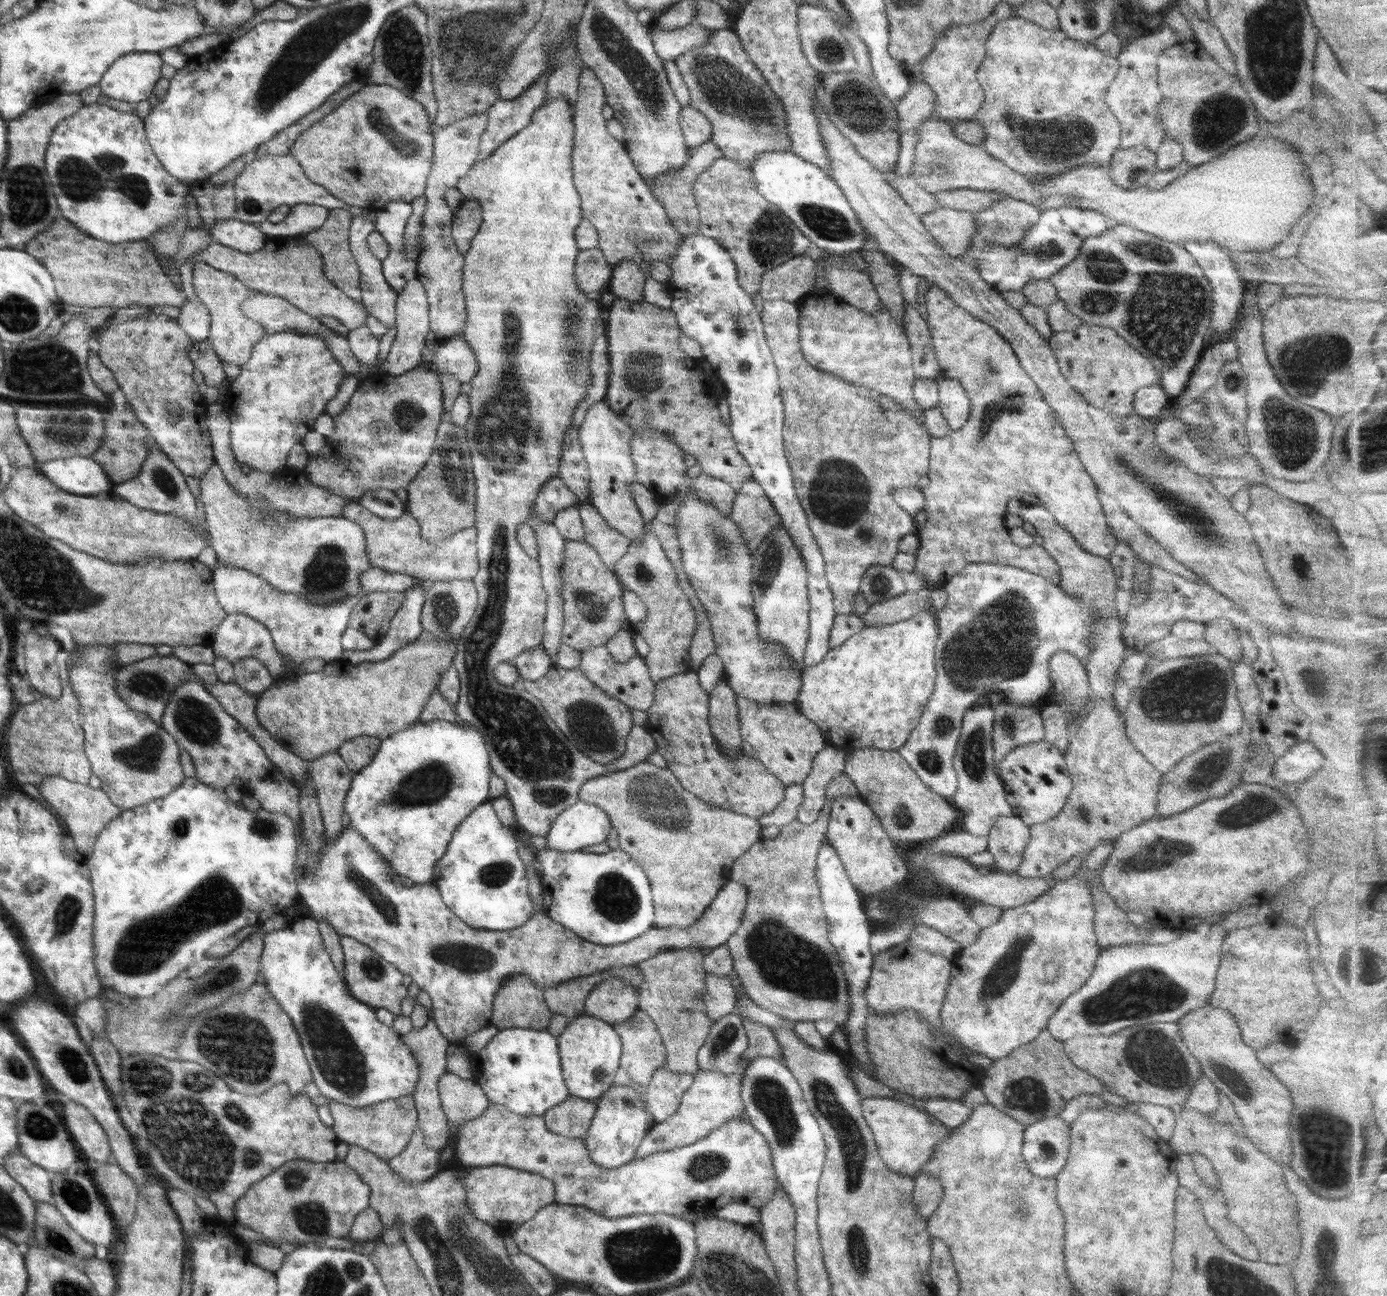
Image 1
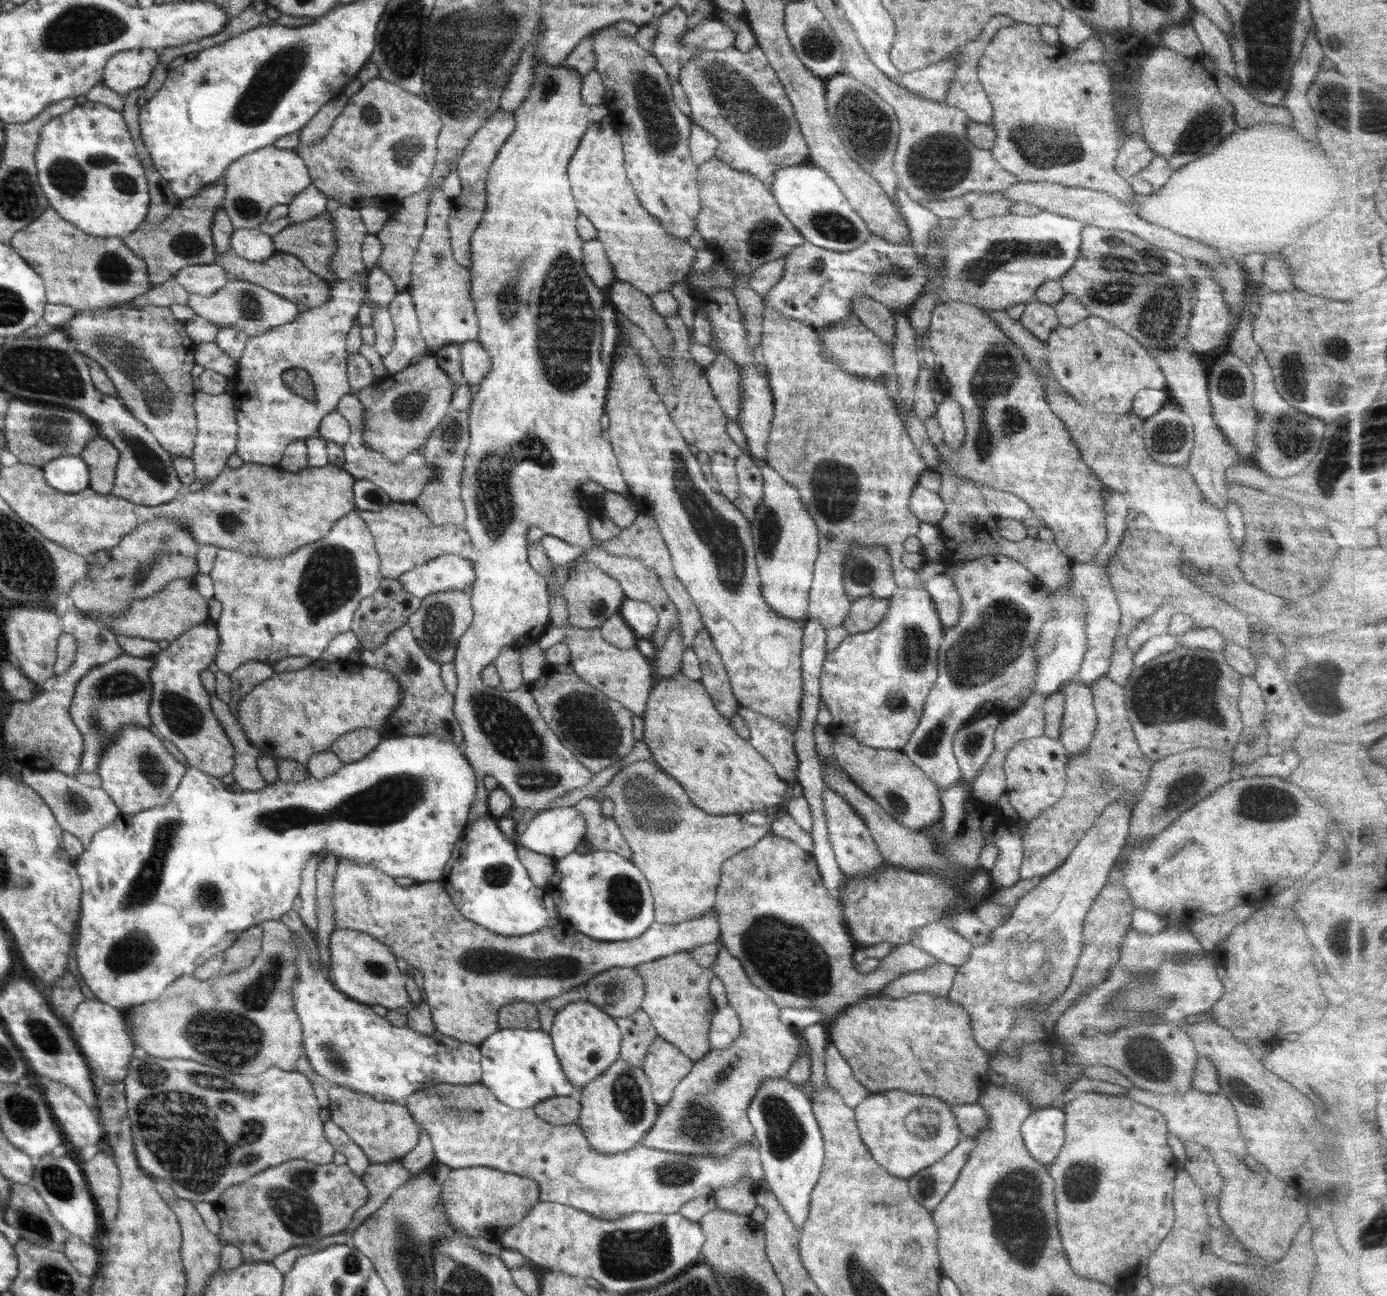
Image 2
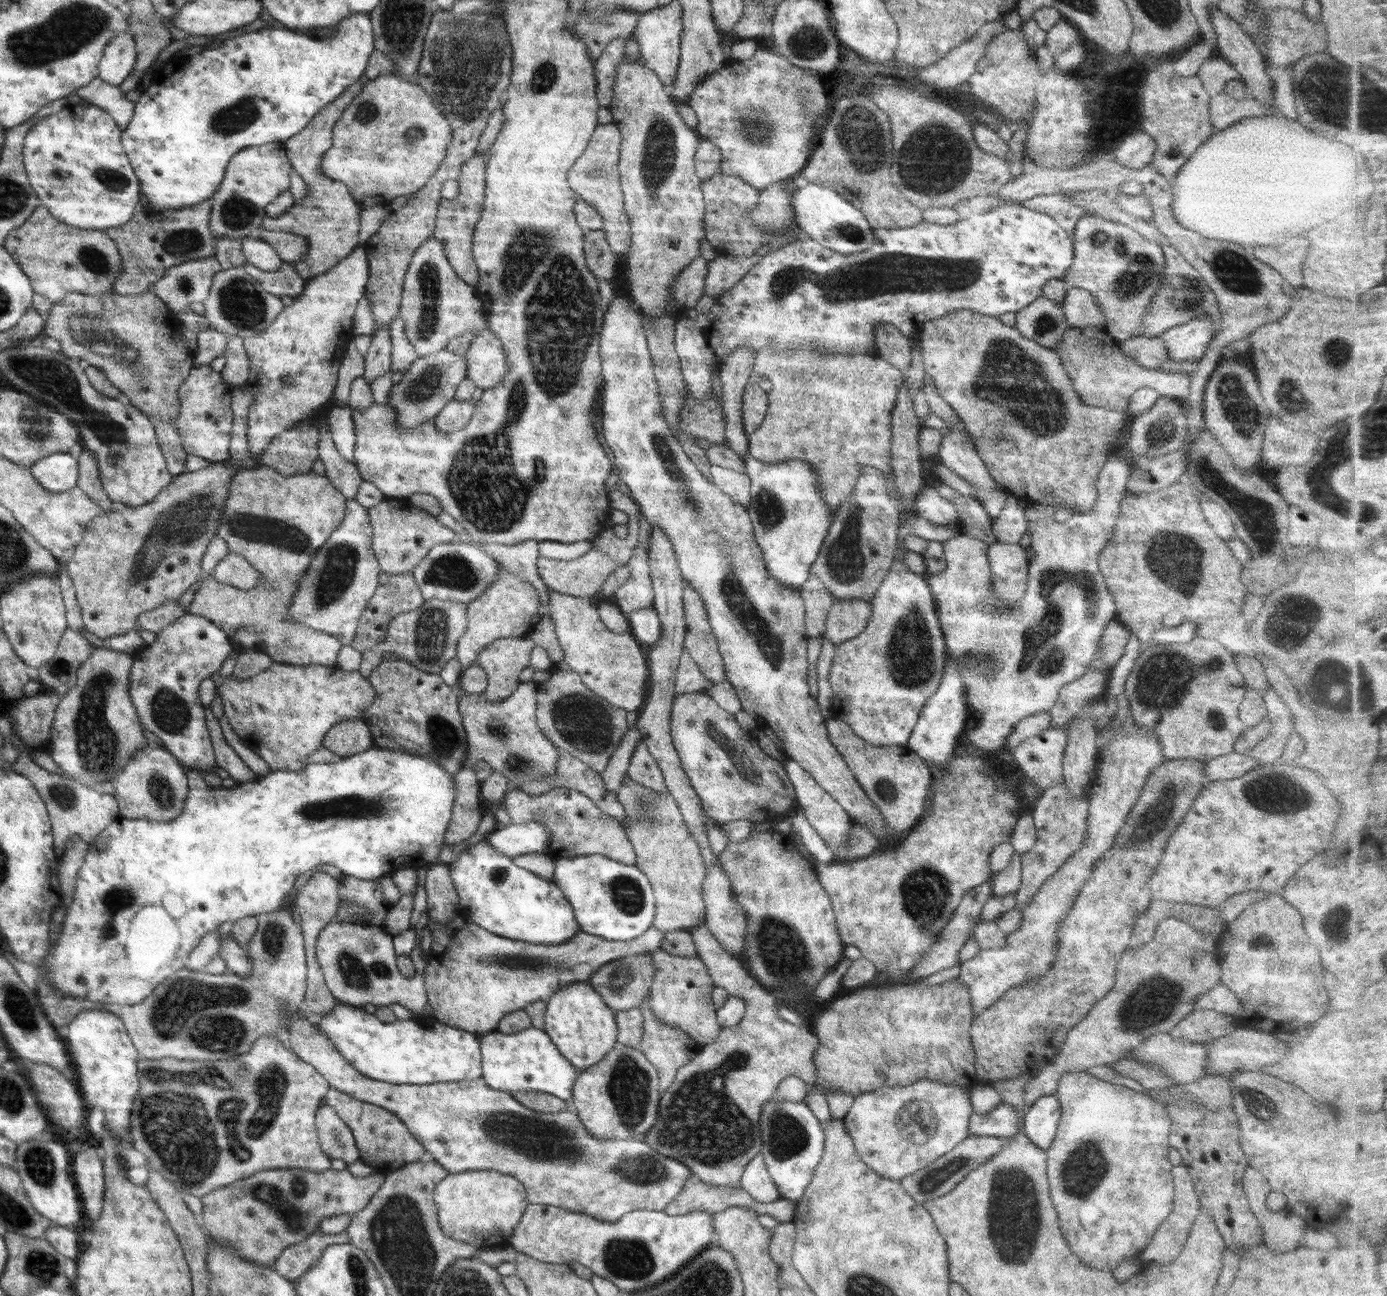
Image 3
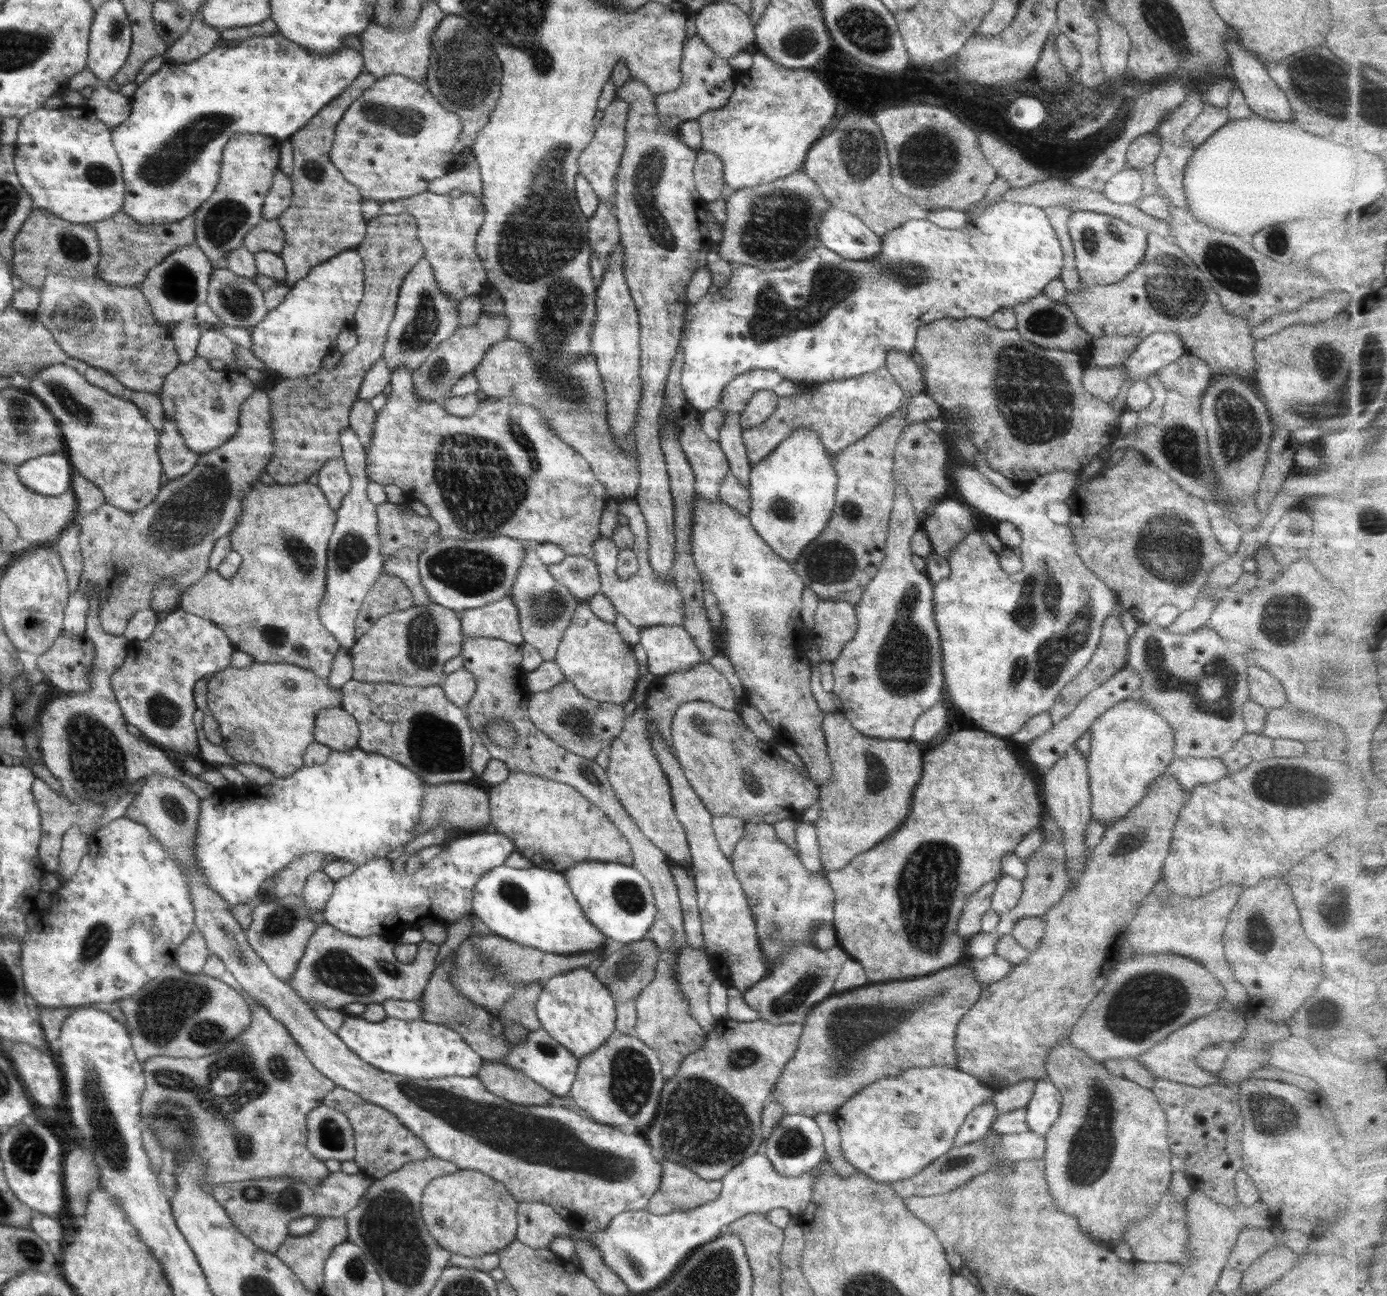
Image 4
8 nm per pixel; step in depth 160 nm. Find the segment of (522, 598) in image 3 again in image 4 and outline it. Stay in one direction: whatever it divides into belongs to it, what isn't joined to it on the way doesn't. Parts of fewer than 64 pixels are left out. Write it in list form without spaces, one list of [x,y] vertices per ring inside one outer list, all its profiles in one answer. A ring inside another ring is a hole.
[[[510,593],[496,602],[487,604],[480,608],[469,608],[460,613],[461,629],[463,638],[496,638],[500,641],[508,641],[512,644],[522,644],[524,639],[518,624],[518,609],[513,603]]]

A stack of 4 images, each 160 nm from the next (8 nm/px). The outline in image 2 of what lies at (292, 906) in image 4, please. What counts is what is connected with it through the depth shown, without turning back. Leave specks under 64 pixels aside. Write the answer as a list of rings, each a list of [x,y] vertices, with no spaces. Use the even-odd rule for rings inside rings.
[[[280,919],[266,920],[259,925],[263,928],[260,954],[248,969],[232,974],[200,980],[193,975],[178,977],[155,1001],[129,1007],[124,1016],[131,1022],[132,1037],[136,1045],[150,1056],[158,1058],[192,1058],[206,1066],[220,1070],[232,1070],[238,1074],[262,1074],[266,1068],[277,1066],[280,1070],[295,1070],[300,1058],[303,1034],[301,1022],[293,1007],[292,985],[298,973],[299,948],[295,935]]]

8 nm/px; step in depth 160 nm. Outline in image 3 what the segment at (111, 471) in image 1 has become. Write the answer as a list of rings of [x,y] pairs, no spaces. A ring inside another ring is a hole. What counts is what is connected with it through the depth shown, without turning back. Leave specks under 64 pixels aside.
[[[88,449],[76,450],[76,459],[79,468],[76,480],[77,488],[81,488],[84,494],[88,495],[103,509],[113,508],[115,506],[113,500],[108,498],[108,495],[104,494],[104,490],[102,490],[99,464],[93,452],[90,452]]]

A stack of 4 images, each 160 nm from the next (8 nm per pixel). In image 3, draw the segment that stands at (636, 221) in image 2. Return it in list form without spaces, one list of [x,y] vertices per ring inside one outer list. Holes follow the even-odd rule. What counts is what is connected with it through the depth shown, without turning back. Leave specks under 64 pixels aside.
[[[599,124],[592,133],[592,138],[584,152],[576,159],[576,162],[569,168],[568,184],[576,192],[578,198],[585,200],[593,206],[602,217],[603,231],[606,242],[610,245],[611,251],[619,260],[619,273],[617,277],[619,284],[625,291],[628,290],[627,278],[624,271],[625,260],[629,255],[632,242],[631,224],[624,206],[623,192],[621,191],[619,167],[619,154],[622,143],[621,132],[615,124]],[[696,257],[675,278],[671,293],[684,308],[694,307],[705,294],[706,273],[708,273],[708,261],[705,258]]]

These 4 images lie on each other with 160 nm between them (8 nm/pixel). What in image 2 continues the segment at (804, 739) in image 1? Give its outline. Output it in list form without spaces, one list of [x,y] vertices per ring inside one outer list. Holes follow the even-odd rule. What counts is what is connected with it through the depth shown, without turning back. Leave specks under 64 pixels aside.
[[[740,706],[737,712],[743,718],[750,735],[749,743],[775,768],[776,774],[784,781],[796,780],[799,760],[795,753],[795,733],[782,721],[754,712]]]

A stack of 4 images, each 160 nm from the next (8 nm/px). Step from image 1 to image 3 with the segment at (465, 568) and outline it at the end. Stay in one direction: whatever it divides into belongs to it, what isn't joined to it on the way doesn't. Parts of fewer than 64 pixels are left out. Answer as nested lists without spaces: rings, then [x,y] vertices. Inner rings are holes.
[[[385,499],[368,509],[372,527],[372,550],[381,572],[404,574],[410,572],[437,544],[454,542],[458,534],[436,520],[426,510],[411,504],[410,500]]]

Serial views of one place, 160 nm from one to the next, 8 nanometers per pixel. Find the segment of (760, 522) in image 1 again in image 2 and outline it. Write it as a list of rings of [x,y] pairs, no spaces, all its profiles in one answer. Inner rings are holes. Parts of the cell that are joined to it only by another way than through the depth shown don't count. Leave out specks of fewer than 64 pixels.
[[[742,453],[735,464],[735,471],[740,488],[738,496],[731,503],[749,520],[752,525],[756,518],[757,506],[764,498],[764,482],[762,482],[761,470],[753,458]]]

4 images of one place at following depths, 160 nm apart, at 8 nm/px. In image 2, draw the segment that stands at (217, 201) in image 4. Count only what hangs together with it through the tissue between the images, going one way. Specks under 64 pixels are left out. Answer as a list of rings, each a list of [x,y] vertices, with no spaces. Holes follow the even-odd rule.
[[[271,145],[236,159],[224,172],[225,199],[223,206],[235,229],[258,229],[267,220],[269,210],[278,204],[290,204],[305,188],[311,185],[307,166],[299,155],[290,149]]]

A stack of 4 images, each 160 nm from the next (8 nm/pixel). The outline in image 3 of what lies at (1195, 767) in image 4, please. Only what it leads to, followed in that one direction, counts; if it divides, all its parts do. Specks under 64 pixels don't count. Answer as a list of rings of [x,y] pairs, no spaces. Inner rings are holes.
[[[1232,751],[1230,754],[1217,756],[1208,762],[1203,762],[1203,769],[1208,781],[1218,781],[1240,778],[1260,765],[1256,759]]]

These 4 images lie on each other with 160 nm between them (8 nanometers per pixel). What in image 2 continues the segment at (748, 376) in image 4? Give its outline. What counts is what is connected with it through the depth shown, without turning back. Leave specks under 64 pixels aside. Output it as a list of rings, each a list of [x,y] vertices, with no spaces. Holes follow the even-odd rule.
[[[770,307],[763,309],[761,345],[769,388],[774,397],[771,431],[768,444],[765,444],[766,462],[798,491],[807,514],[818,527],[819,551],[809,592],[807,619],[816,618],[820,627],[827,631],[841,626],[851,609],[844,588],[843,570],[847,550],[853,542],[859,546],[885,546],[895,583],[900,588],[922,588],[930,578],[945,570],[943,562],[927,570],[915,571],[901,561],[905,553],[903,542],[908,537],[916,537],[919,531],[921,521],[910,510],[909,498],[927,466],[905,426],[898,420],[896,404],[887,395],[886,375],[875,379],[858,377],[842,370],[836,361],[824,360],[824,345],[811,326]]]

